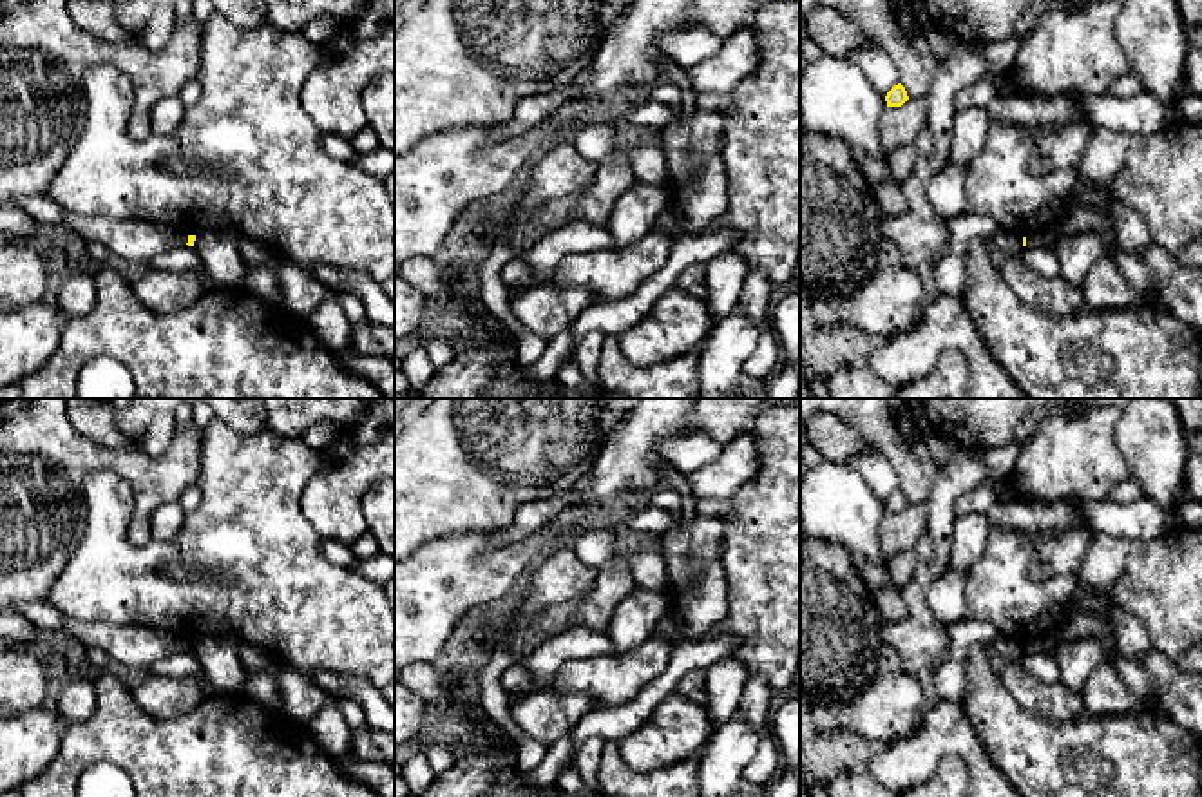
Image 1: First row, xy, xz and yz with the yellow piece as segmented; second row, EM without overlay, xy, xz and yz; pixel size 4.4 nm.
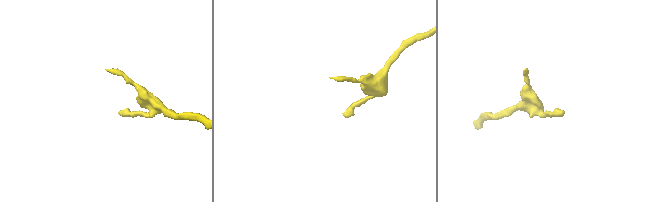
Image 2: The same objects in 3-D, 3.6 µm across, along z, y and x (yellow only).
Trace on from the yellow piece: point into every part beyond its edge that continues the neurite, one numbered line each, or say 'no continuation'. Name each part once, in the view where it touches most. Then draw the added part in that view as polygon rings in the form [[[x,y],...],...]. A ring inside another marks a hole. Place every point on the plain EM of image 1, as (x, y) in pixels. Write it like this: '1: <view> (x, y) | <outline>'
no continuation

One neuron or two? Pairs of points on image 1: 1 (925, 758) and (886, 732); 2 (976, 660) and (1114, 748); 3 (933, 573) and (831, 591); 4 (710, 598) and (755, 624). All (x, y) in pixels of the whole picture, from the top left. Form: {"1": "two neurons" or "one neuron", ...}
{"1": "two neurons", "2": "one neuron", "3": "two neurons", "4": "two neurons"}

